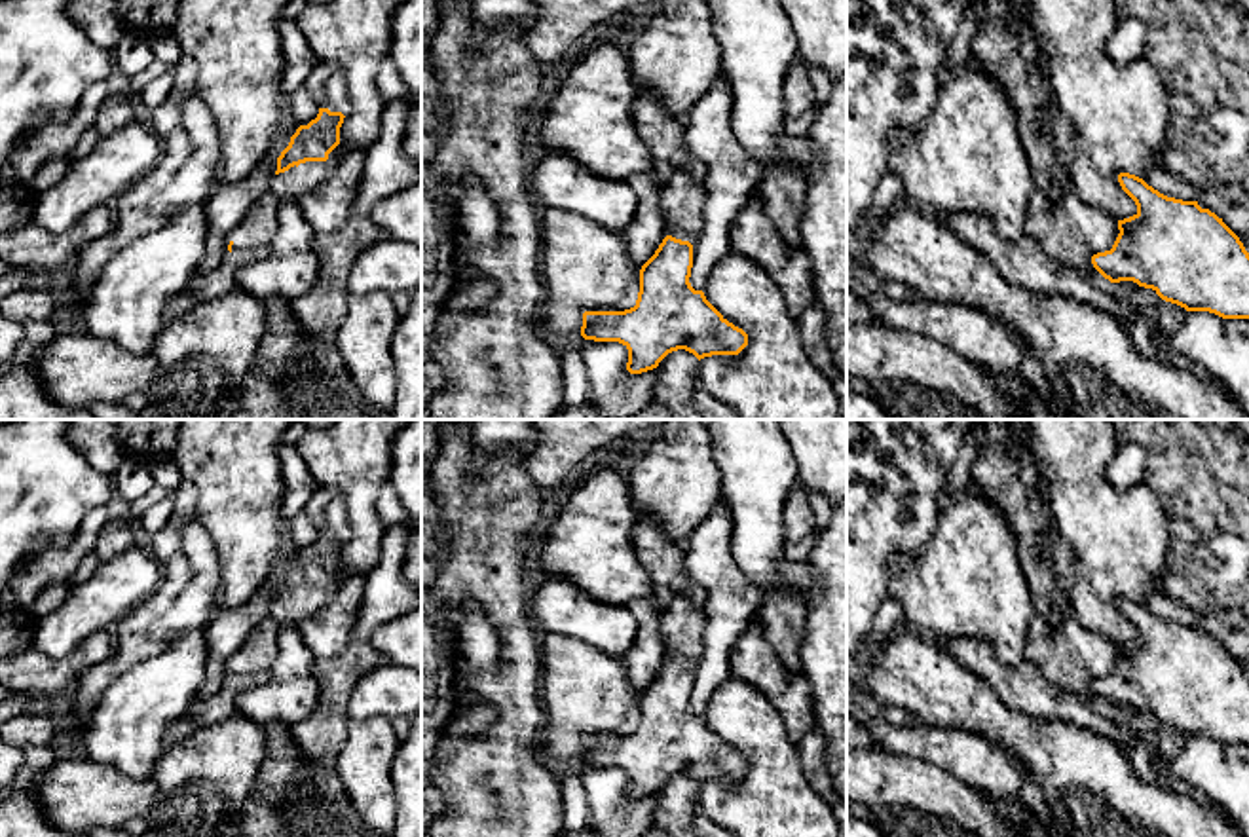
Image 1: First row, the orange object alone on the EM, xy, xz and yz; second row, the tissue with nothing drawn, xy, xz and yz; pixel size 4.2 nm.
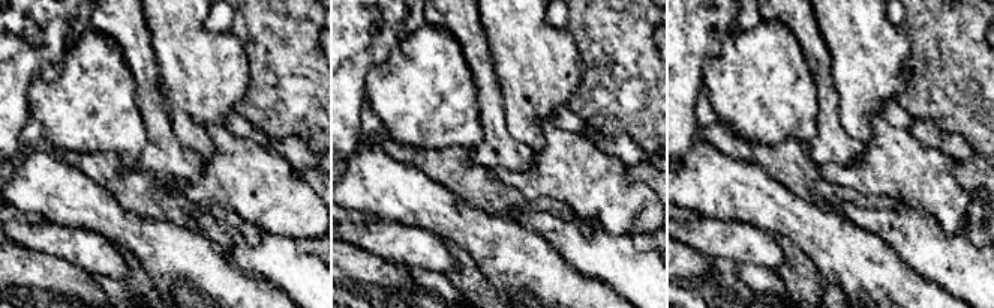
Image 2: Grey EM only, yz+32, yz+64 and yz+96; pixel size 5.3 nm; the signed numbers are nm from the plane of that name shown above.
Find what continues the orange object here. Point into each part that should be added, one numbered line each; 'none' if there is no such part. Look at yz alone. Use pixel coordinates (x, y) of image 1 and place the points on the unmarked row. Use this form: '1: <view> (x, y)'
none

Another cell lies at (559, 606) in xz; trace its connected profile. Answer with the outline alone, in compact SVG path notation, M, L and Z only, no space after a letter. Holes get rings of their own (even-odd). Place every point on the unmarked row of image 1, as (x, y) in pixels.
M556 577L531 594L531 619L539 634L558 634L613 659L623 659L638 632L636 617L626 605L598 602Z

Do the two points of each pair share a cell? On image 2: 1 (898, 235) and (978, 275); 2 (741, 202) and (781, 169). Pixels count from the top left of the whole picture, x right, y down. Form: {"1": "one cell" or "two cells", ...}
{"1": "one cell", "2": "two cells"}

